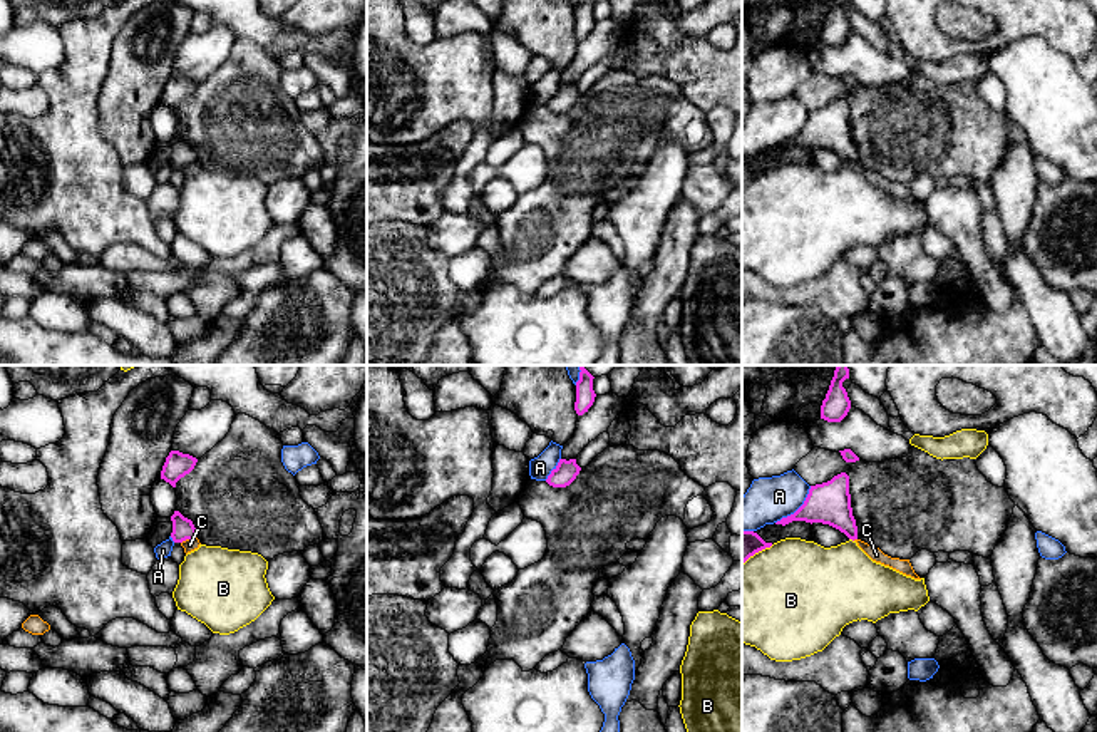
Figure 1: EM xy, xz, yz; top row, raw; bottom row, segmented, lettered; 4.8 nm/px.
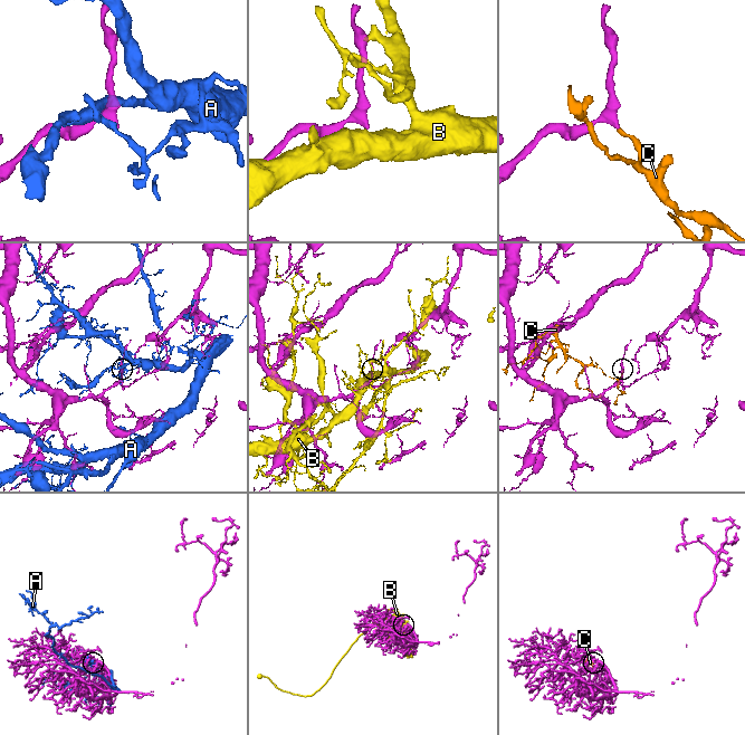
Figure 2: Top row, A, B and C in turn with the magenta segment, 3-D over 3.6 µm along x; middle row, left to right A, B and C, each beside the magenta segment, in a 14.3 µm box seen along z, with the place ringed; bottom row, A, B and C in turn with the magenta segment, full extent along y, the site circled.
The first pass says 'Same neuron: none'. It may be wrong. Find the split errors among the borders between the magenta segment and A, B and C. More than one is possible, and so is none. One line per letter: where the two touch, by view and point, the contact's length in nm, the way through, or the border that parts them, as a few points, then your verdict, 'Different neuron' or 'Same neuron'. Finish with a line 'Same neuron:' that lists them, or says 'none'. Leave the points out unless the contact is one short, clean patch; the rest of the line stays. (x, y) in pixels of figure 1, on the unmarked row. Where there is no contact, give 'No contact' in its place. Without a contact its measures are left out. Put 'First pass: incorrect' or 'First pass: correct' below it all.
A: Touches magenta at yz (799, 133). Shared border 260 nm. Different neuron
B: Touches magenta at yz (757, 176). Shared border 180 nm. Different neuron
C: Touches magenta at xy (188, 163). Shared border 80 nm. Boundary: xy (195, 161), (181, 168). Different neuron
Same neuron: none
First pass: correct

